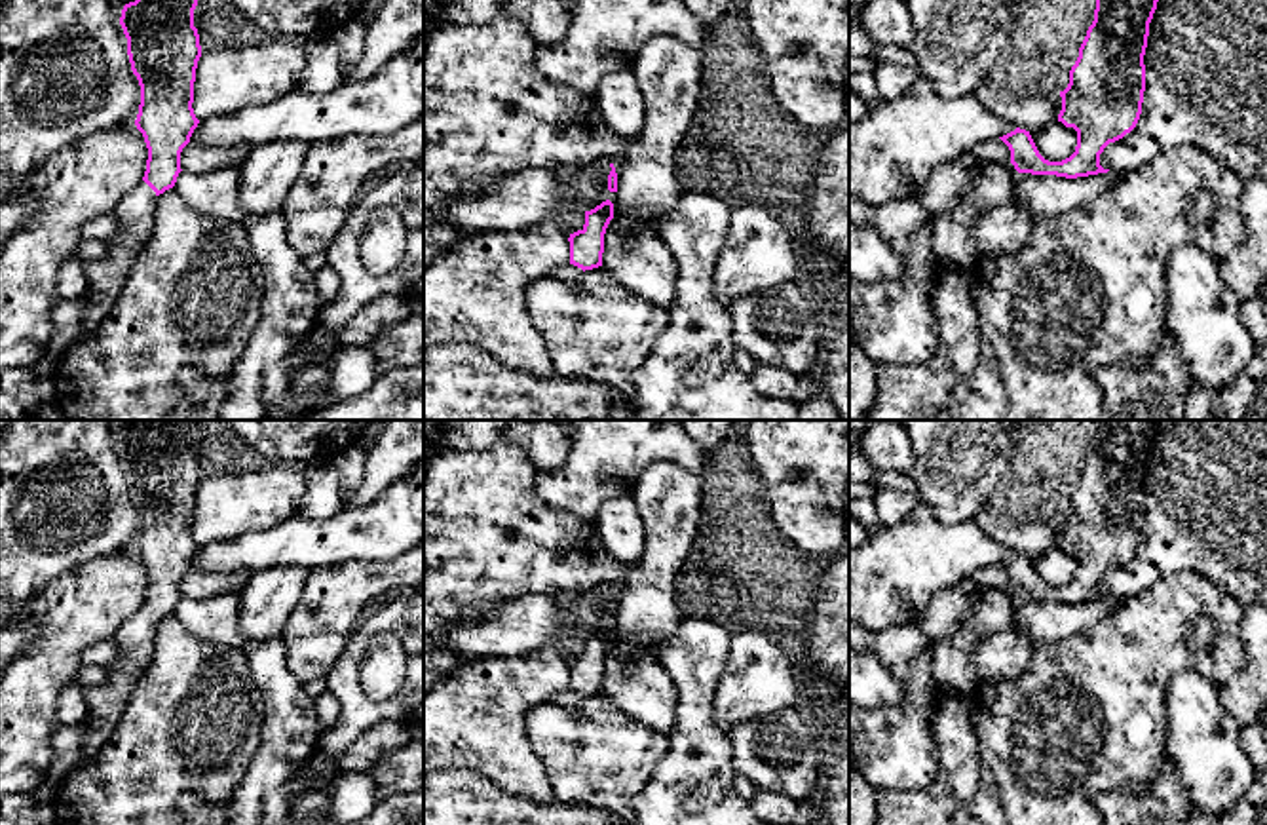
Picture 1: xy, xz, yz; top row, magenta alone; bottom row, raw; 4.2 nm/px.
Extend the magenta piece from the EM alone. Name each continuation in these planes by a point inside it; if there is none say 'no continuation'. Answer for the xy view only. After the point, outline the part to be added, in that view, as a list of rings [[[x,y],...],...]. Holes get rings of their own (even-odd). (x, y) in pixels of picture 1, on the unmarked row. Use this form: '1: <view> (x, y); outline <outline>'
1: xy (105, 704); outline [[[141,606],[116,631],[114,641],[122,648],[122,658],[104,665],[106,681],[103,684],[82,692],[87,703],[87,717],[82,720],[85,734],[74,766],[93,760],[110,739],[137,679],[152,660],[156,627],[156,618]]]

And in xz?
1: xz (568, 696); outline [[[568,688],[568,690],[557,694],[551,703],[555,703],[555,705],[574,705],[581,698],[583,698],[581,694],[577,694],[577,692],[574,692],[574,690]]]

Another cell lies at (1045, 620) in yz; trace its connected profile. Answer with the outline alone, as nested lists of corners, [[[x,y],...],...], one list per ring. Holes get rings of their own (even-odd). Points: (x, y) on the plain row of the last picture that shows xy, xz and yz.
[[[1117,597],[1077,604],[1018,599],[1012,625],[1026,629],[1037,644],[1058,643],[1092,629],[1106,616],[1117,612],[1121,604],[1123,599]]]

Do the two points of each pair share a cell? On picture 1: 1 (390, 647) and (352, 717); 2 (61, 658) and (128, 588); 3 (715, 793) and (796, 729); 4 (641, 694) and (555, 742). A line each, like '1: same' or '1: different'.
1: different
2: same
3: different
4: different

